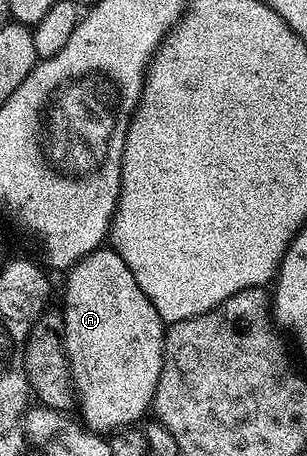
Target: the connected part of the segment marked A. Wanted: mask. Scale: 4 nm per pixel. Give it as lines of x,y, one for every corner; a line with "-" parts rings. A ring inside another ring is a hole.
109,246
97,248
94,252
89,252
87,256
83,256
73,268
69,269
66,280
66,308
62,312
64,318
64,334
62,341
66,344
66,358
70,364
70,378
72,381
72,389
76,397
76,408
82,411
81,419
84,421
85,427
89,431
99,434
114,434
119,430
129,429
145,412
151,411
154,395
156,394
156,386
160,378
160,370
162,369
162,342
164,339
164,325
160,314
156,314
156,306
152,306
152,302
148,302
148,298
144,294
144,290
140,290
140,286
136,286
136,278
132,278
132,270
128,270
128,266
124,266
124,258
120,258
120,254
116,254
114,249

